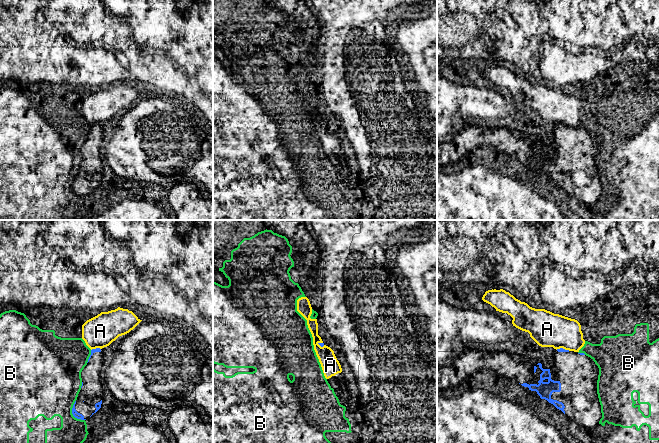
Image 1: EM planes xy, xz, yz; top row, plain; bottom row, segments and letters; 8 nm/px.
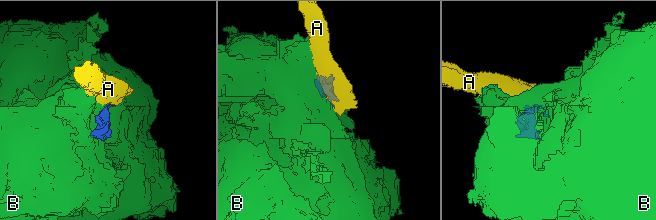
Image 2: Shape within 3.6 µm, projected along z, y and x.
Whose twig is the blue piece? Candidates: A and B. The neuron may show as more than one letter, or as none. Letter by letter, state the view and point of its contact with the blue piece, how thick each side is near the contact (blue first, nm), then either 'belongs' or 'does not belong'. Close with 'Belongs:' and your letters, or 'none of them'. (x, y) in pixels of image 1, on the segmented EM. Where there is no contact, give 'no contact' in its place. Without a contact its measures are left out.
A: yz (562, 348) | 30/280 nm | does not belong
B: xy (72, 413) | 50/420 nm | does not belong
Belongs: none of them

